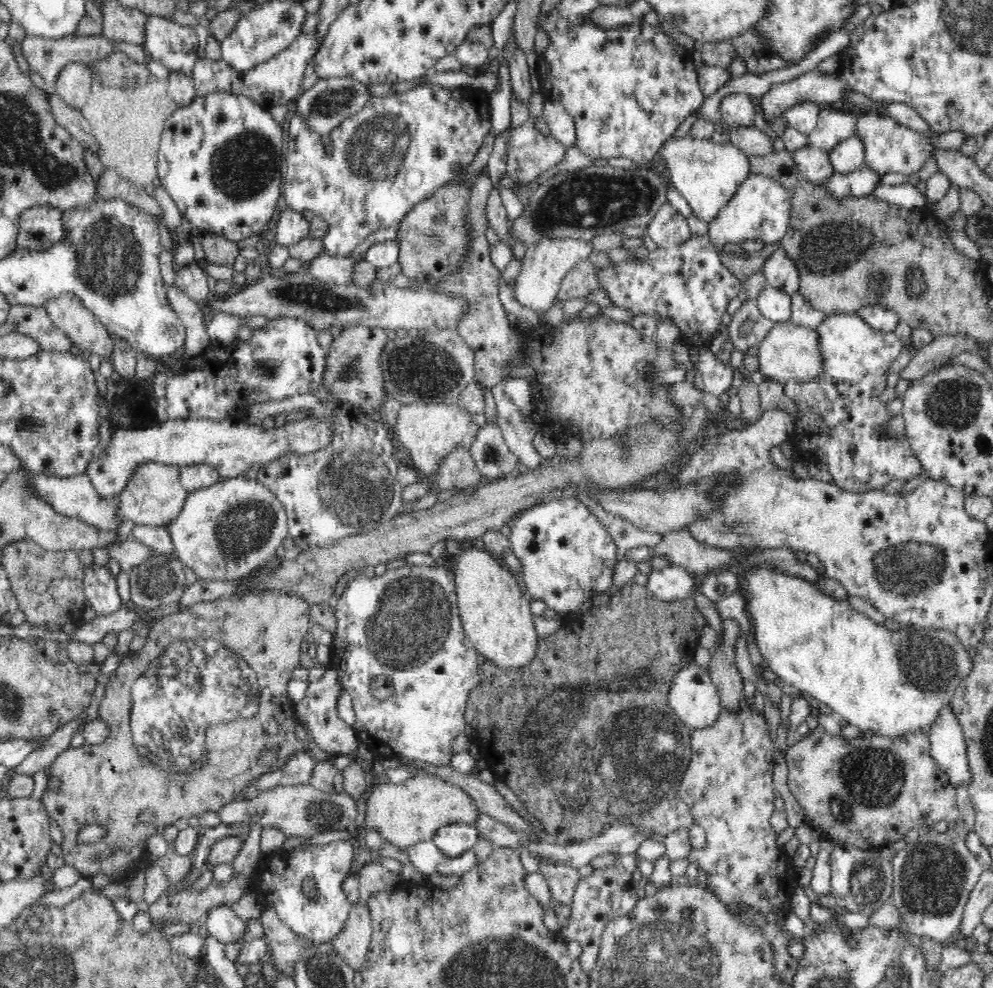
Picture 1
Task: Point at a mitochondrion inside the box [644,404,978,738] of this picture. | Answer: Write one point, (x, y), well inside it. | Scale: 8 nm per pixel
(907, 570)

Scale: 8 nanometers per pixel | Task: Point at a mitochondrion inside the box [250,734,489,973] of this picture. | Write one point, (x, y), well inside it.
(321, 813)

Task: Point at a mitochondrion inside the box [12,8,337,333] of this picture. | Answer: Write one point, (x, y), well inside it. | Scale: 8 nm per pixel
(110, 257)

